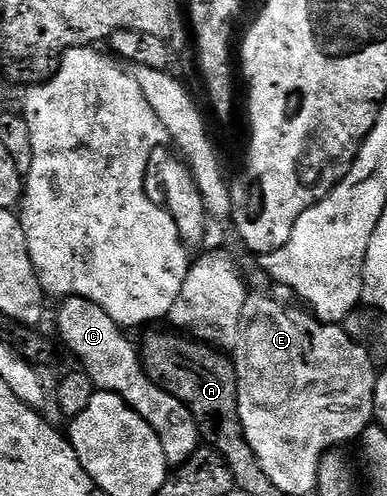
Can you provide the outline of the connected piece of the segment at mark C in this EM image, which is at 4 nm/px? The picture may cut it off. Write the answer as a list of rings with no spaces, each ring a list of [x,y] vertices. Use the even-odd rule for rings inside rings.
[[[69,300],[60,309],[60,333],[68,344],[68,349],[81,361],[83,372],[87,373],[97,390],[104,390],[118,395],[134,411],[154,427],[166,451],[169,466],[184,465],[201,448],[200,427],[192,413],[177,397],[170,395],[162,387],[150,380],[144,371],[141,354],[132,346],[127,332],[120,328],[102,307],[89,301]]]

